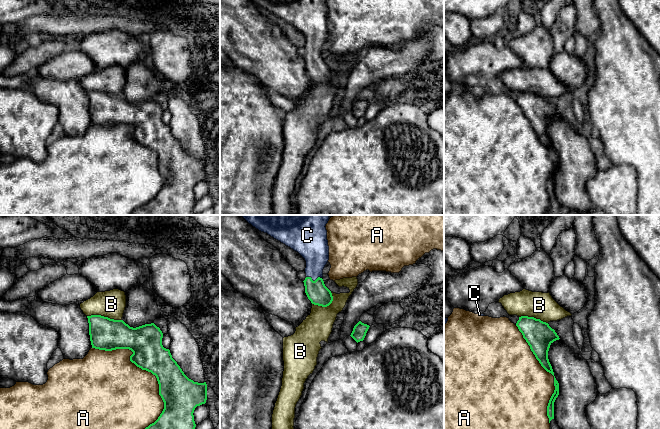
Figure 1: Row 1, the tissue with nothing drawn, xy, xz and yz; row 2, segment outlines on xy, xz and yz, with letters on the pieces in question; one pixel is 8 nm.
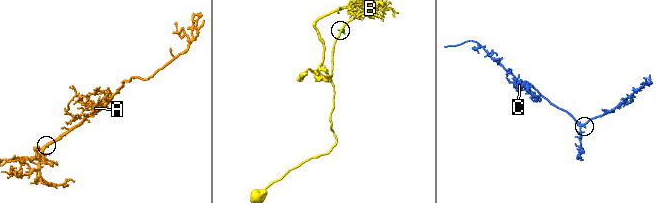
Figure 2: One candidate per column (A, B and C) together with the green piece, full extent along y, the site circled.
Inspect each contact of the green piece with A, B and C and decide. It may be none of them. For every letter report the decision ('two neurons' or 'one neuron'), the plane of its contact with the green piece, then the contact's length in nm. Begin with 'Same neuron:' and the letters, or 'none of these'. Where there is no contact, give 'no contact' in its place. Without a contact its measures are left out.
Same neuron: C
A: two neurons; meets green in xy; contact 800 nm long
B: two neurons; meets green in xy; contact 280 nm long
C: one neuron; meets green in xz; contact 130 nm long

